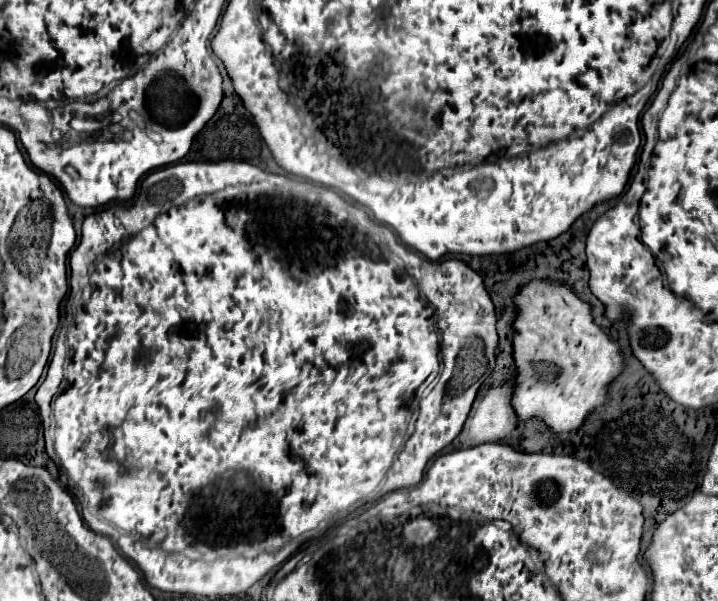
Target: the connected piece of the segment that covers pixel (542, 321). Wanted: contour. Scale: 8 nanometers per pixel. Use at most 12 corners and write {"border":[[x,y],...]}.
{"border":[[559,282],[517,296],[513,408],[569,432],[623,356]]}

